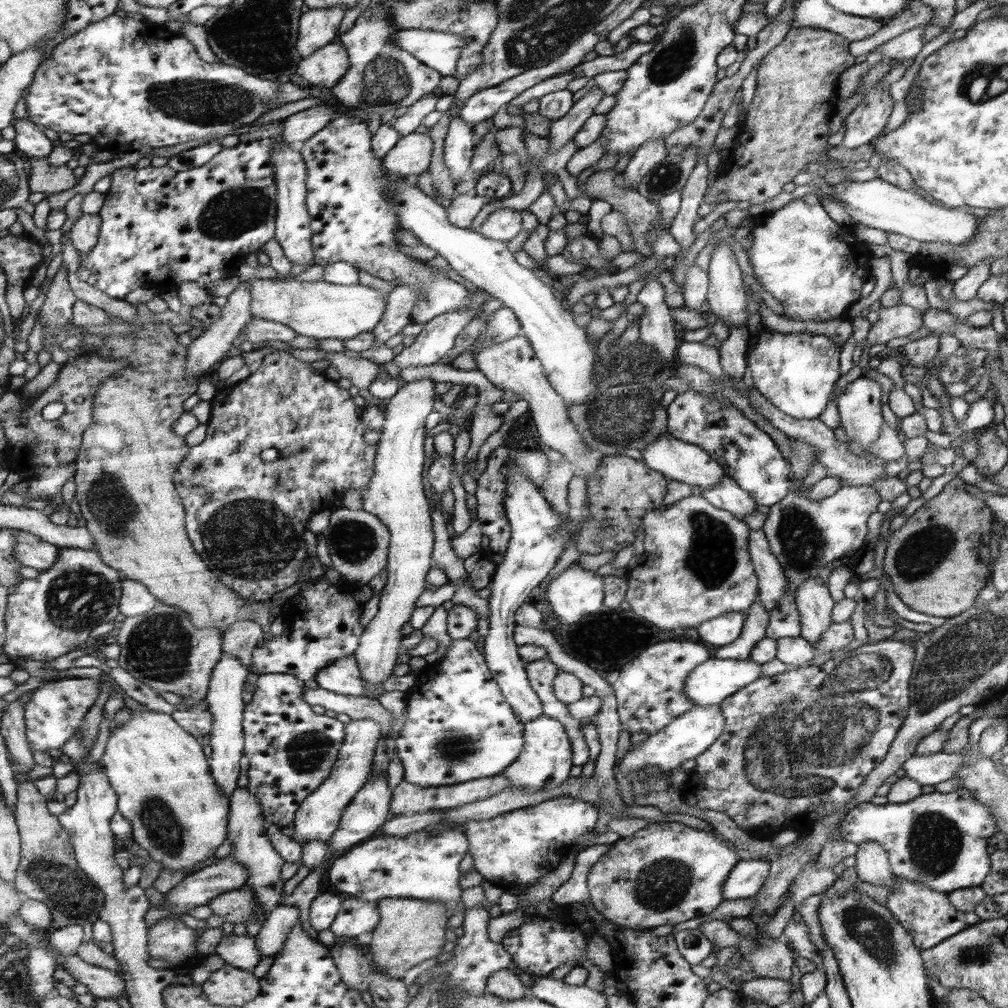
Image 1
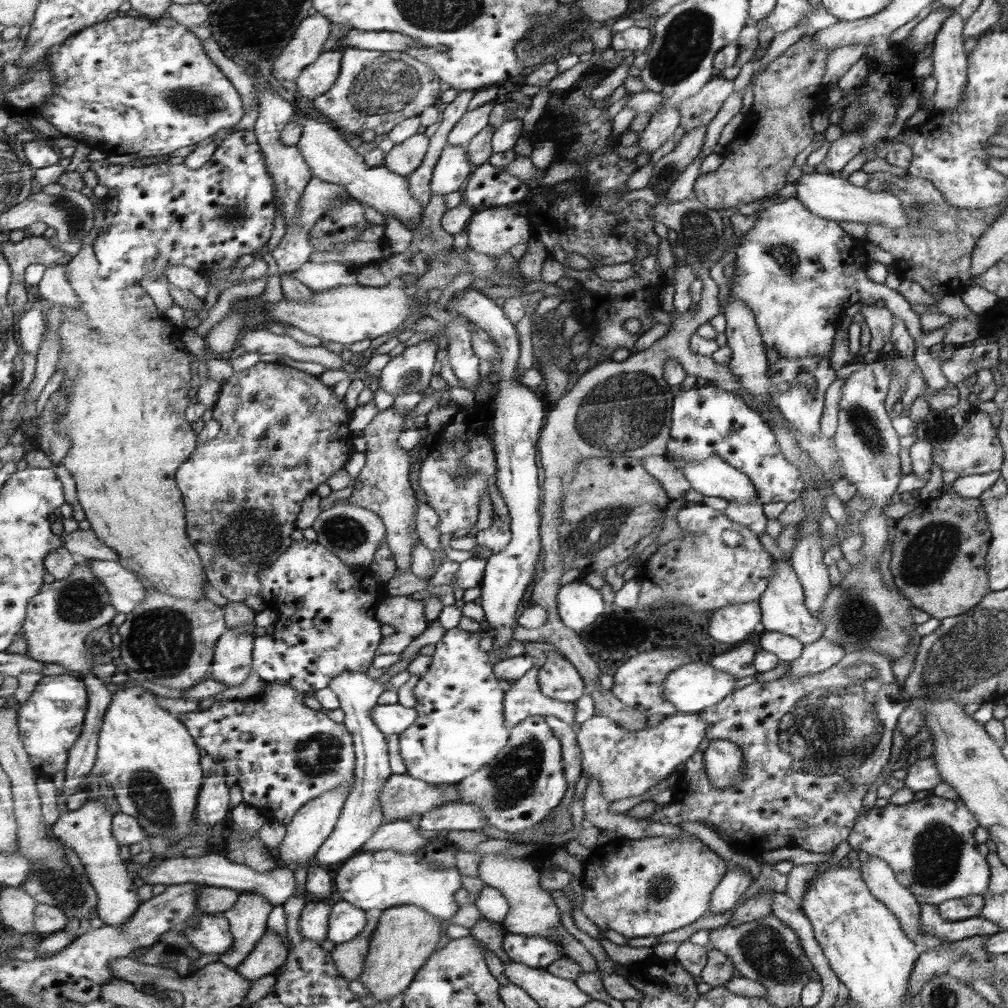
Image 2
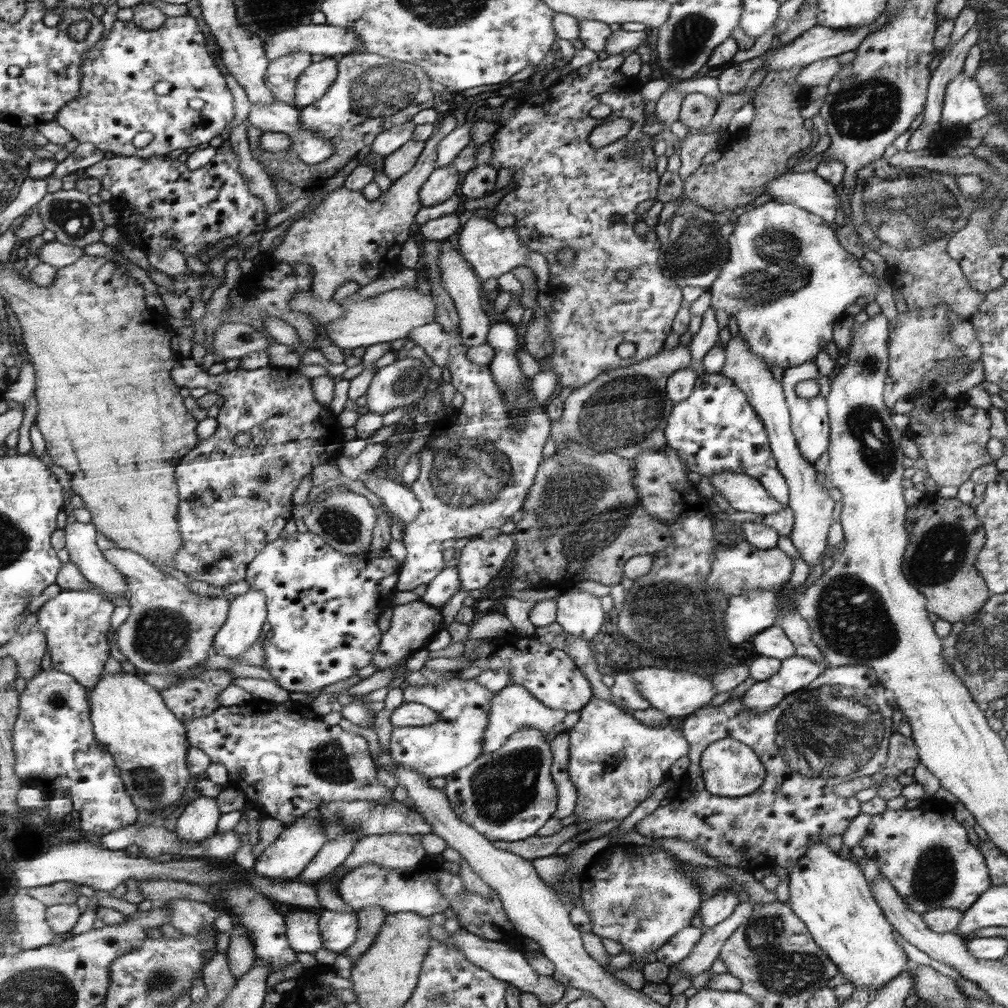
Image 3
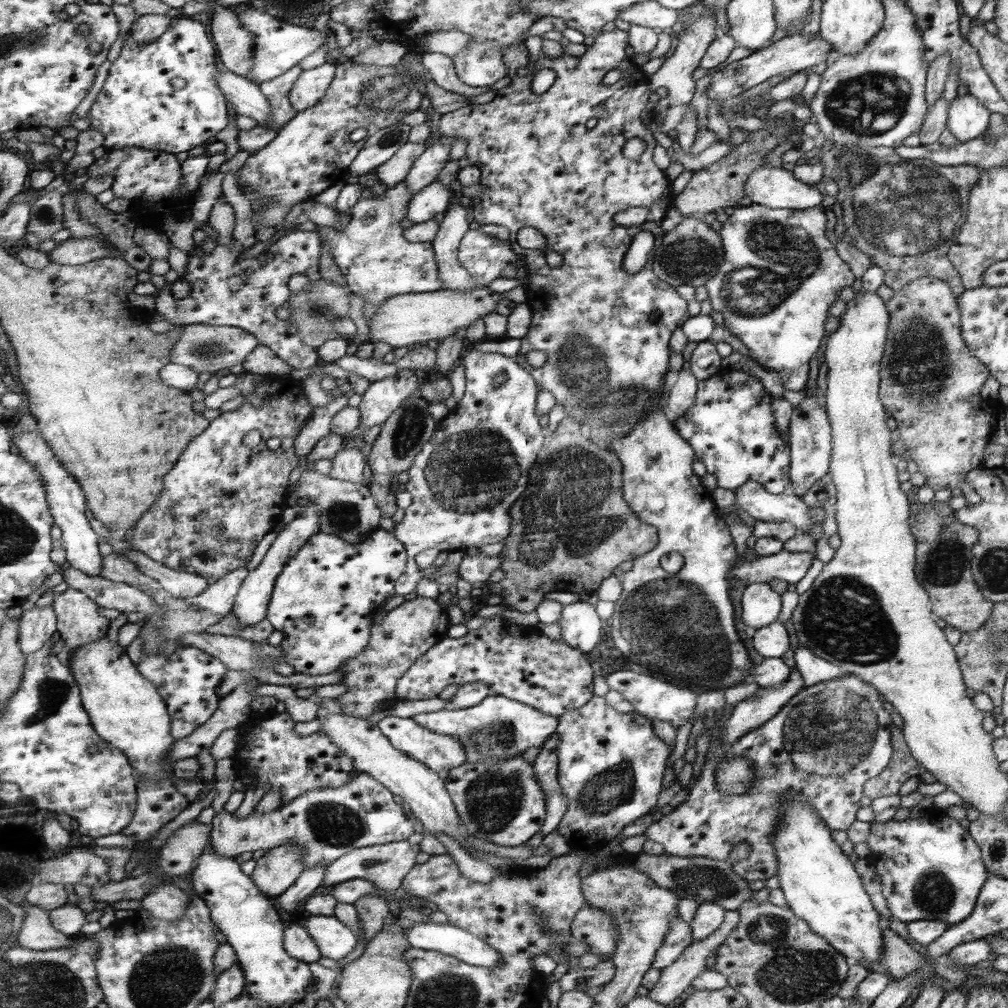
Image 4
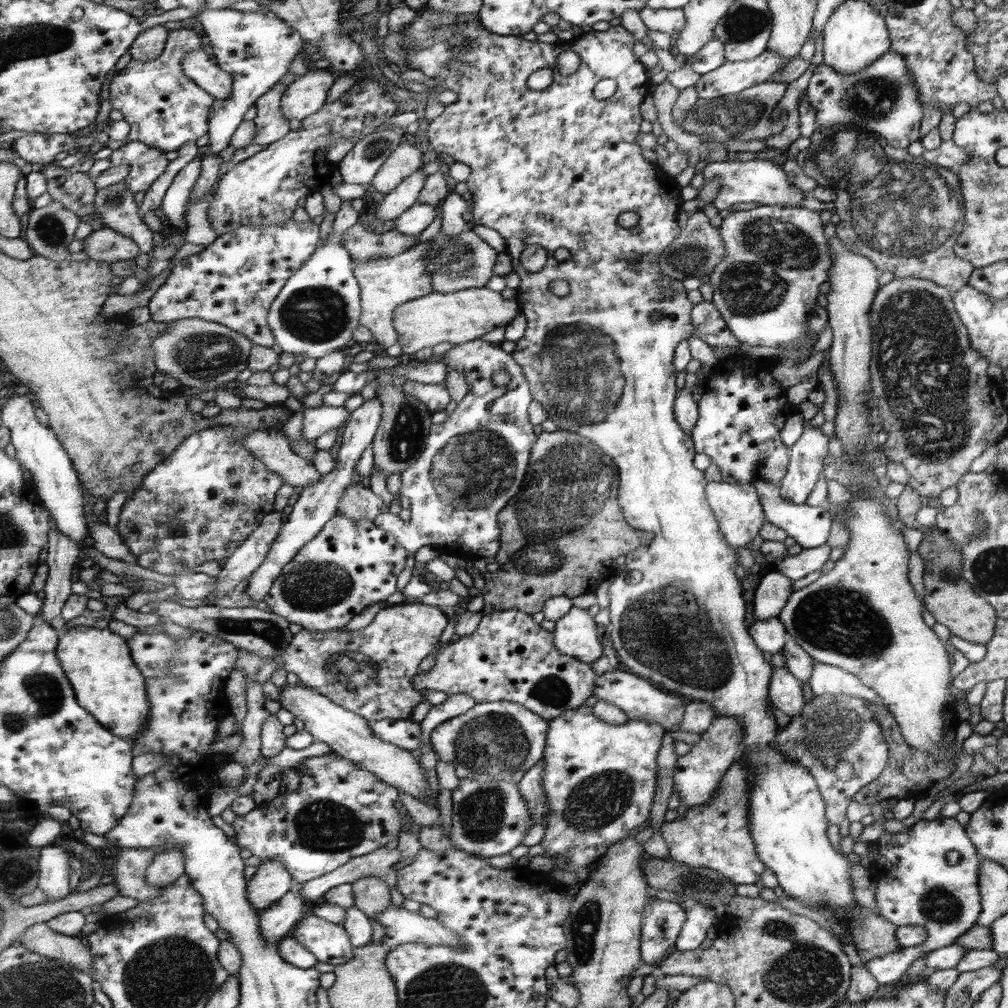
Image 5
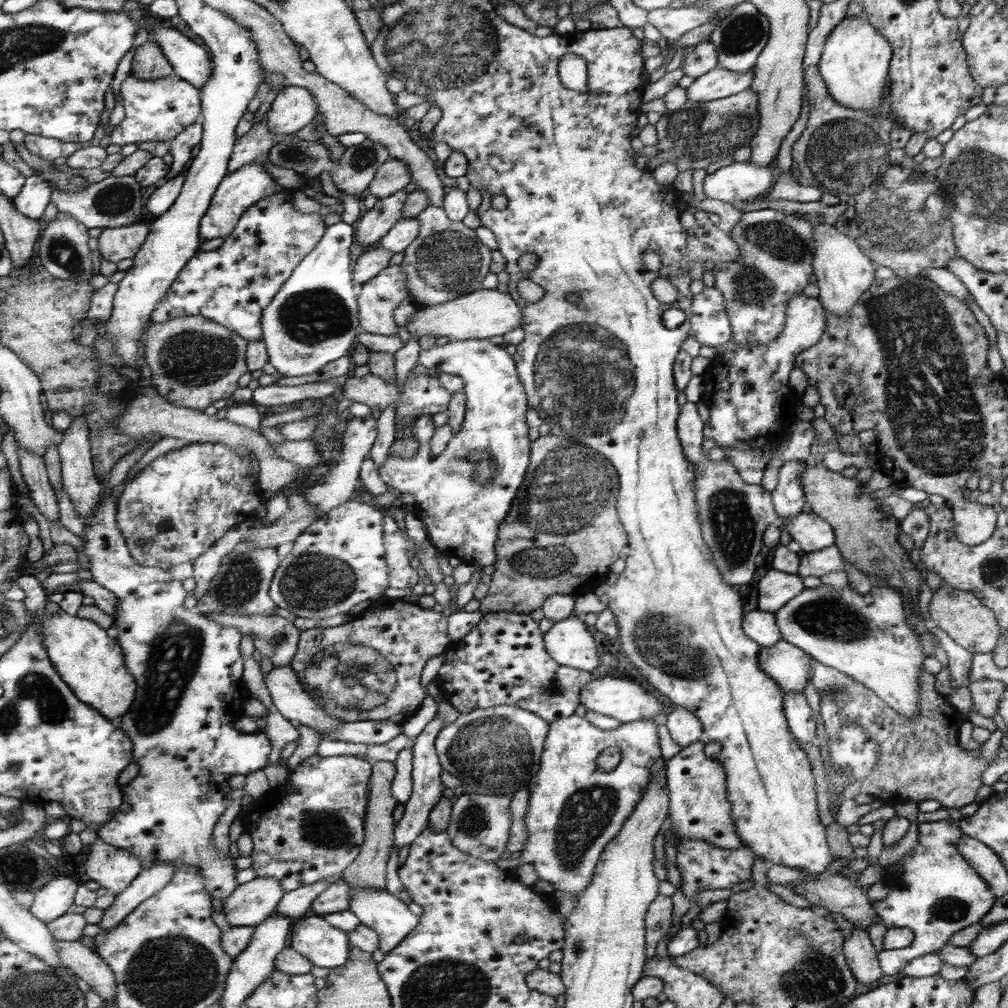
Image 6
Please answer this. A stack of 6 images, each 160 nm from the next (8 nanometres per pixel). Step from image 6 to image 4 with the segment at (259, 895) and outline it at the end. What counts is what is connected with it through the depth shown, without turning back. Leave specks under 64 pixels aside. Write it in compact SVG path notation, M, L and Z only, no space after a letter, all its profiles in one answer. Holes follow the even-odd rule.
M282 845L267 850L255 861L252 879L266 898L285 893L305 870L303 848L300 845Z

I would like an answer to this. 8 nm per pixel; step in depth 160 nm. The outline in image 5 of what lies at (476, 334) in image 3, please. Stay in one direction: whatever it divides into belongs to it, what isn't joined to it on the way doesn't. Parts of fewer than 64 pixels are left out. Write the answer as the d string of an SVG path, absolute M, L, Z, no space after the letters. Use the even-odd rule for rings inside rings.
M448 194L445 201L440 202L437 208L442 215L442 234L446 237L456 238L462 231L472 228L472 223L464 219L464 213L471 210L471 202L464 200L461 195Z

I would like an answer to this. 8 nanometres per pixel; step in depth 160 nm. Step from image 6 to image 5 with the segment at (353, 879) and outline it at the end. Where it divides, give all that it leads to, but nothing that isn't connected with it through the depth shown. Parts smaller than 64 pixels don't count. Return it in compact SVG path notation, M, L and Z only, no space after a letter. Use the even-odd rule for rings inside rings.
M365 876L351 884L356 901L353 905L359 908L370 920L379 916L391 905L390 888L377 876Z

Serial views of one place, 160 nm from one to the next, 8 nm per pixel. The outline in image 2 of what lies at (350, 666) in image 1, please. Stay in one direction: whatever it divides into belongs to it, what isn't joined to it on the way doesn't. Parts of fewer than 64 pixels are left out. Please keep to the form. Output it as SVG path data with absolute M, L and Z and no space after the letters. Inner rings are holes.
M342 672L330 681L329 688L338 698L340 709L345 714L343 725L353 734L353 744L356 748L356 778L351 788L352 792L348 793L349 796L336 828L330 833L328 840L321 846L320 852L314 858L321 865L331 864L332 866L338 862L348 861L350 857L360 852L365 842L385 823L385 815L382 814L382 804L378 797L393 774L388 761L386 736L374 723L372 714L380 695L392 690L393 686L390 681L380 684L366 673Z

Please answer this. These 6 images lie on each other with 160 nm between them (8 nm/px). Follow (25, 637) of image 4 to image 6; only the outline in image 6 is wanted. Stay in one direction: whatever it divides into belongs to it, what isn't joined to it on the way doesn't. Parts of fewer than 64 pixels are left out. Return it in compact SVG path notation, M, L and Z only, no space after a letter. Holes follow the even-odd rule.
M19 446L19 464L22 478L26 482L35 506L52 524L56 520L60 522L60 514L58 513L58 502L50 481L48 481L47 470L42 456L38 456L35 452L30 452Z

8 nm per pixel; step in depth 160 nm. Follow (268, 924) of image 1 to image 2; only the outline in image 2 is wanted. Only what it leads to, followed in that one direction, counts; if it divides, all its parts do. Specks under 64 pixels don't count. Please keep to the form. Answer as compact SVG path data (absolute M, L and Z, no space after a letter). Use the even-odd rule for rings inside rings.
M267 930L262 940L258 940L258 946L235 969L243 974L252 986L255 980L272 974L284 965L288 956L289 950L284 946L281 934Z

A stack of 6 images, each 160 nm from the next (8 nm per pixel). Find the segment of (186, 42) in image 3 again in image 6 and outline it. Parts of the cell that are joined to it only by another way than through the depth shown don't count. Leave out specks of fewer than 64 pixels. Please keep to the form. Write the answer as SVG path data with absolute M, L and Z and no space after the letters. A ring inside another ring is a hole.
M175 73L149 80L130 74L120 88L125 118L113 128L111 144L123 147L140 142L168 142L176 138L183 130L201 120L201 90L182 80Z

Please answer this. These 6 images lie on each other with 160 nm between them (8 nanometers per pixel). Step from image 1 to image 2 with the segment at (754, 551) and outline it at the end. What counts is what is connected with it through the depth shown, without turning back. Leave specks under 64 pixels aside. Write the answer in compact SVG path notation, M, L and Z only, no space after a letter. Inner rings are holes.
M773 557L775 569L767 578L769 585L759 600L761 631L781 632L809 645L823 636L826 623L814 618L807 609L804 600L804 589L792 565L784 559Z

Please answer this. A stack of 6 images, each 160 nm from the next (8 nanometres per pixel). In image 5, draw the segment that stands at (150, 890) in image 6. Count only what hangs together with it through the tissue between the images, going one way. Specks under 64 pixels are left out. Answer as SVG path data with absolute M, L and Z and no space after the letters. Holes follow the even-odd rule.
M177 848L158 853L146 869L148 884L160 888L172 884L185 873L184 859L183 852Z

